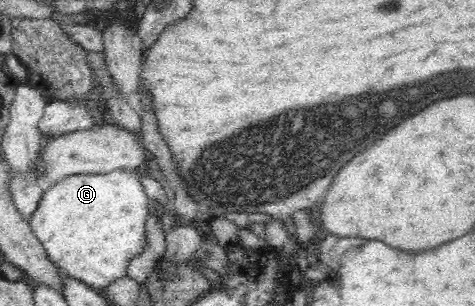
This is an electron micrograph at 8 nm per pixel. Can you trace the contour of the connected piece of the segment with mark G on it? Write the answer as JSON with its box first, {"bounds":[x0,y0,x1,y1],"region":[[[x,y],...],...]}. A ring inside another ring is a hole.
{"bounds":[29,169,150,289],"region":[[[119,169],[107,173],[75,174],[66,176],[43,194],[29,223],[60,272],[94,289],[107,288],[115,280],[126,276],[125,269],[131,258],[139,256],[147,248],[145,222],[150,212],[149,200],[139,179],[141,173],[141,169]]]}

